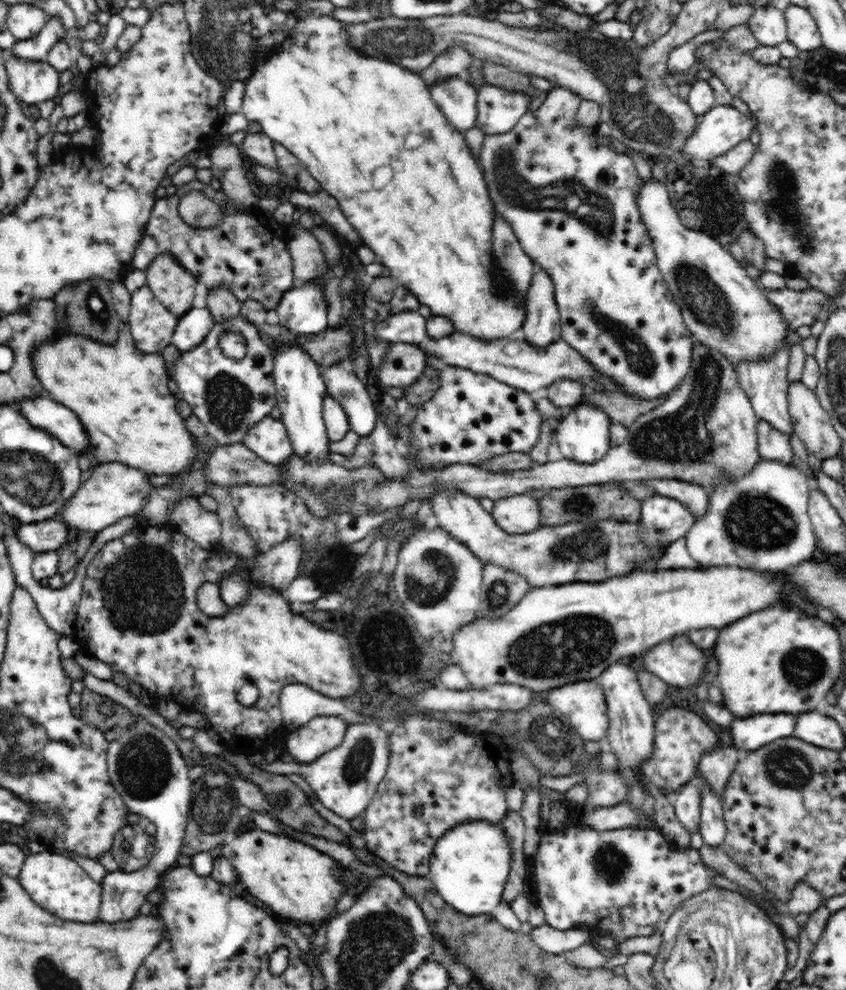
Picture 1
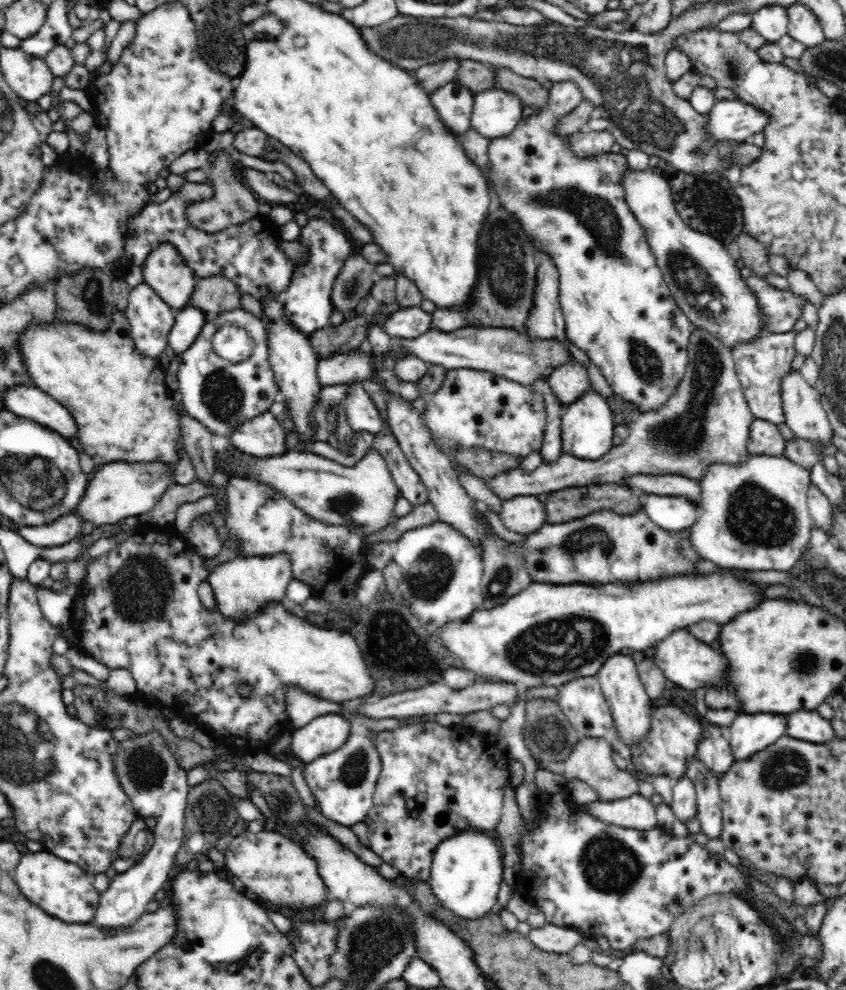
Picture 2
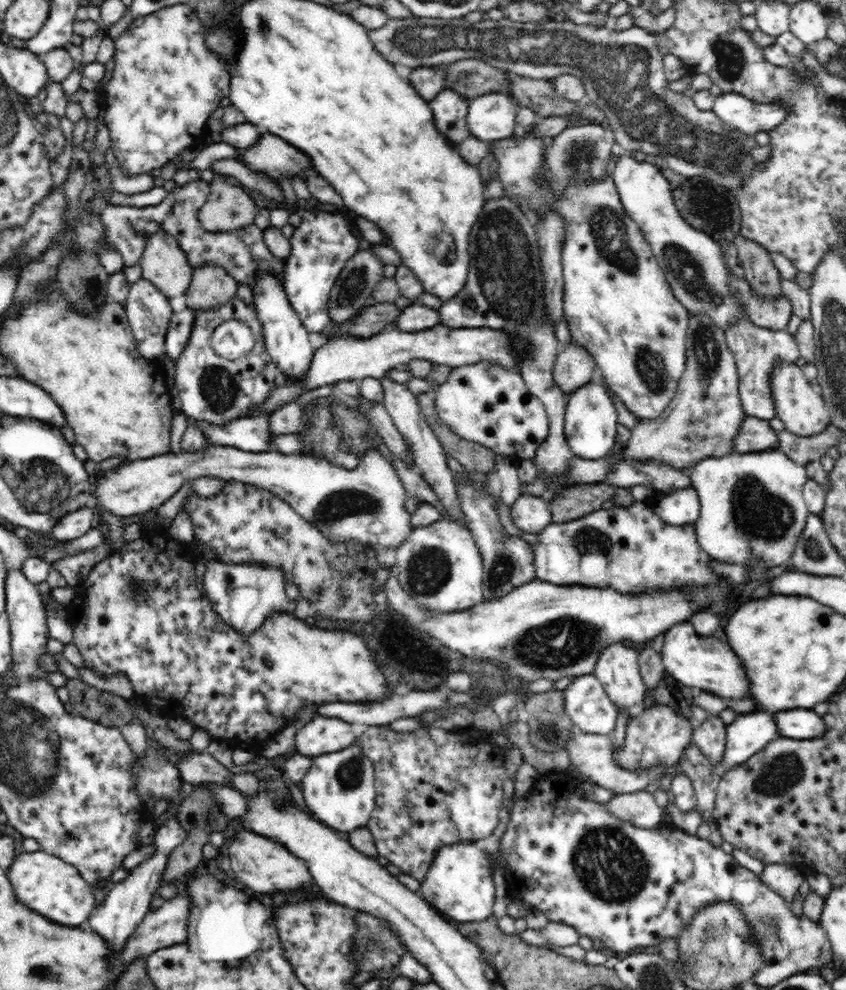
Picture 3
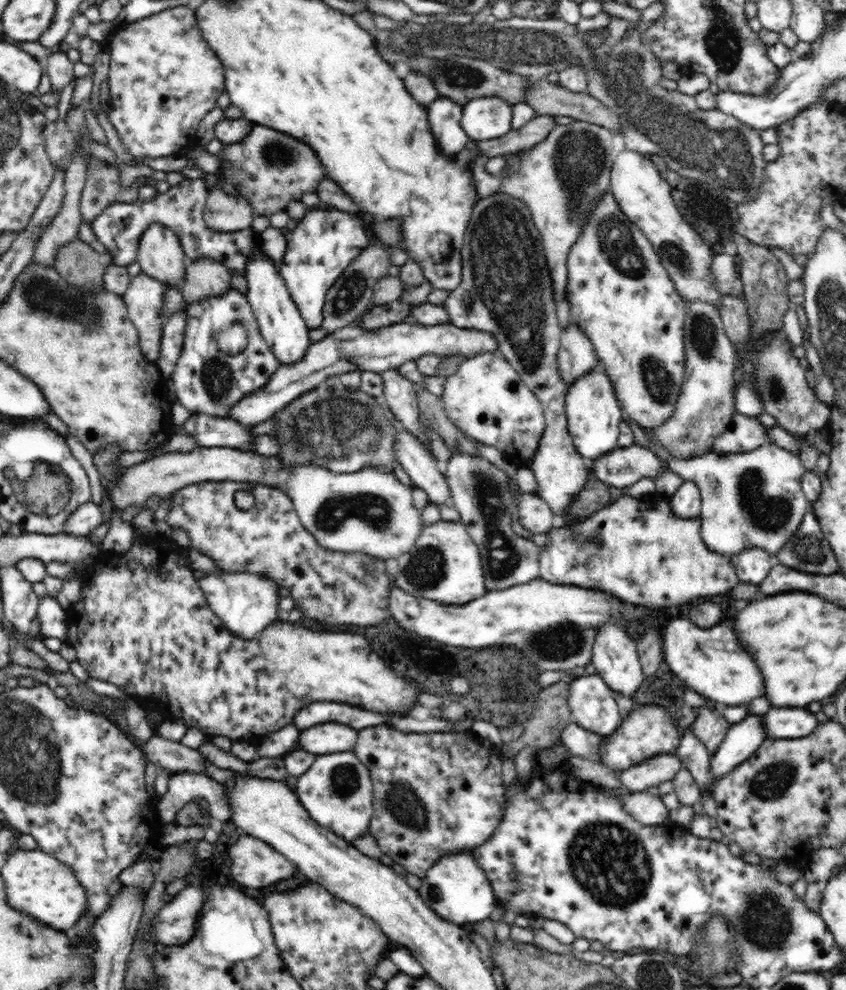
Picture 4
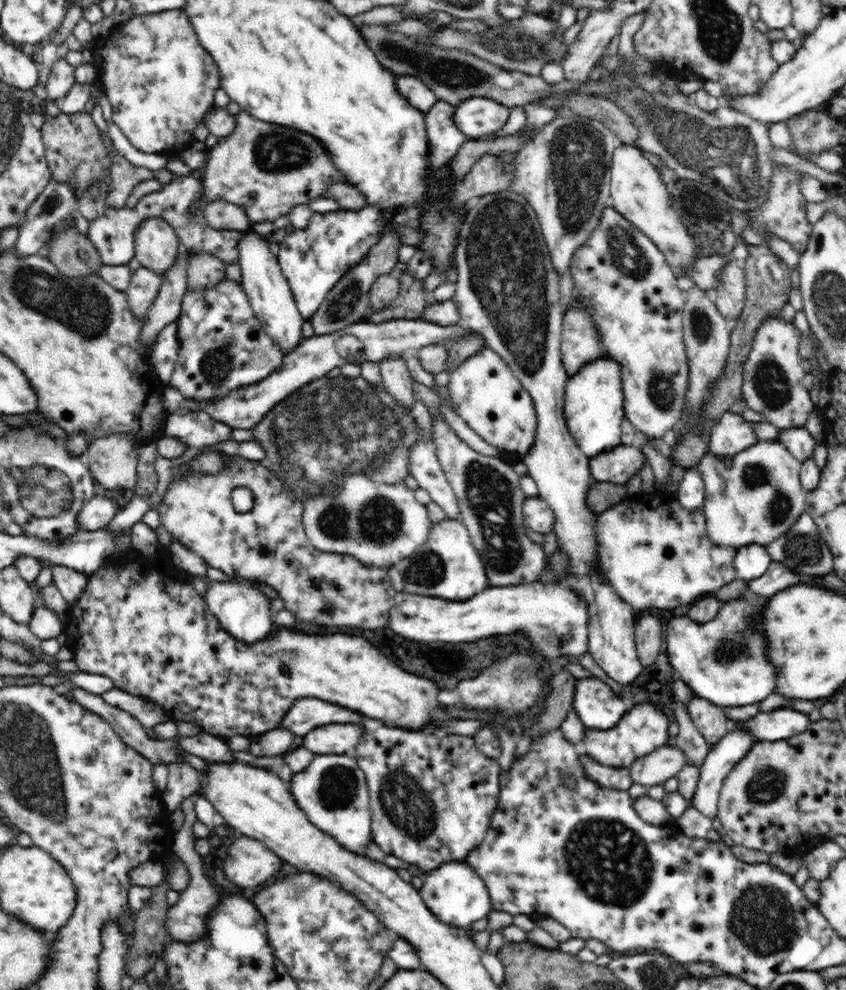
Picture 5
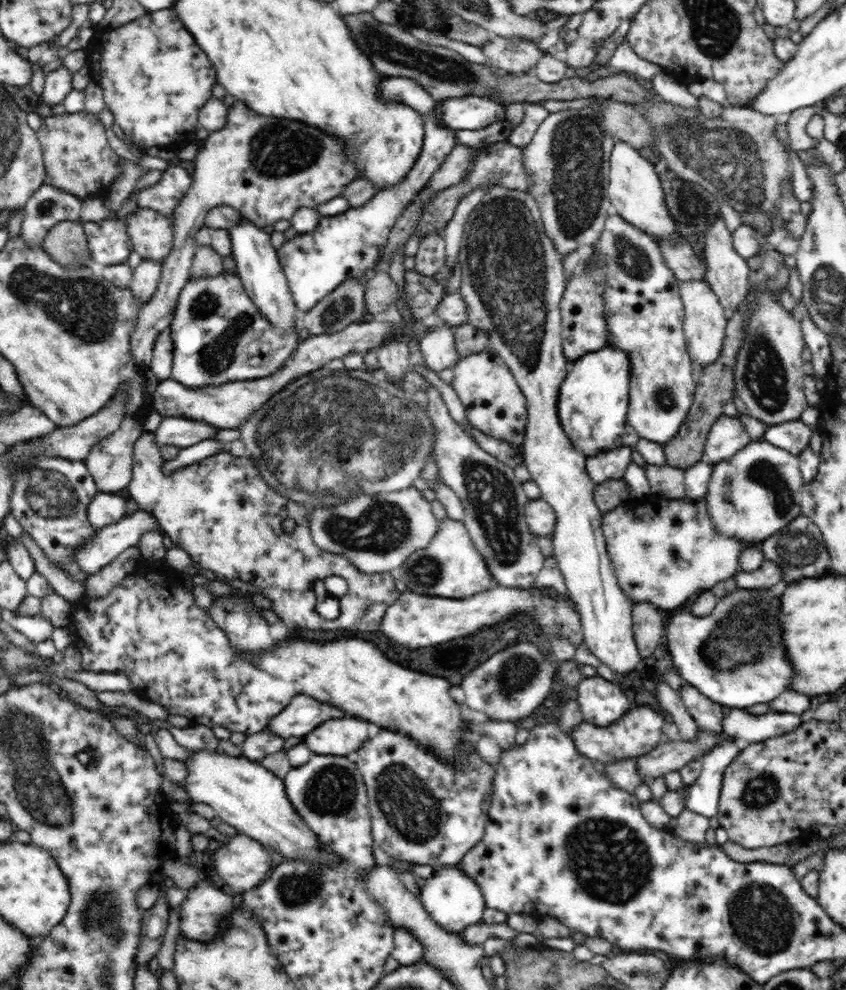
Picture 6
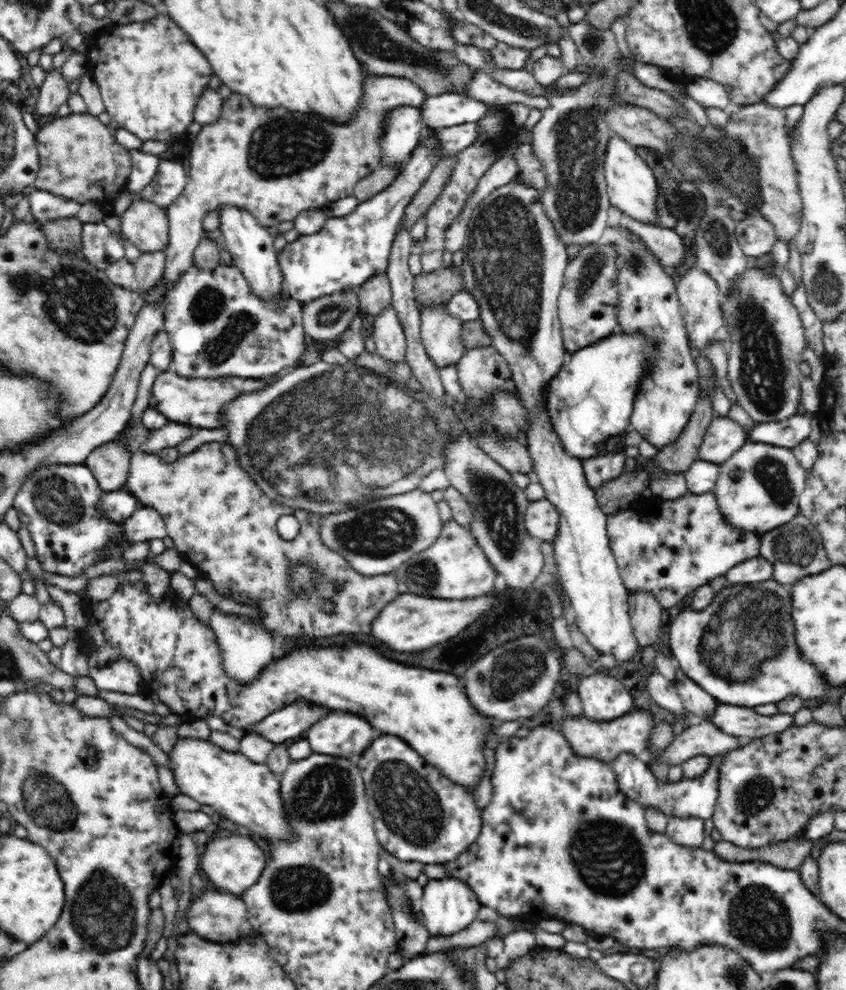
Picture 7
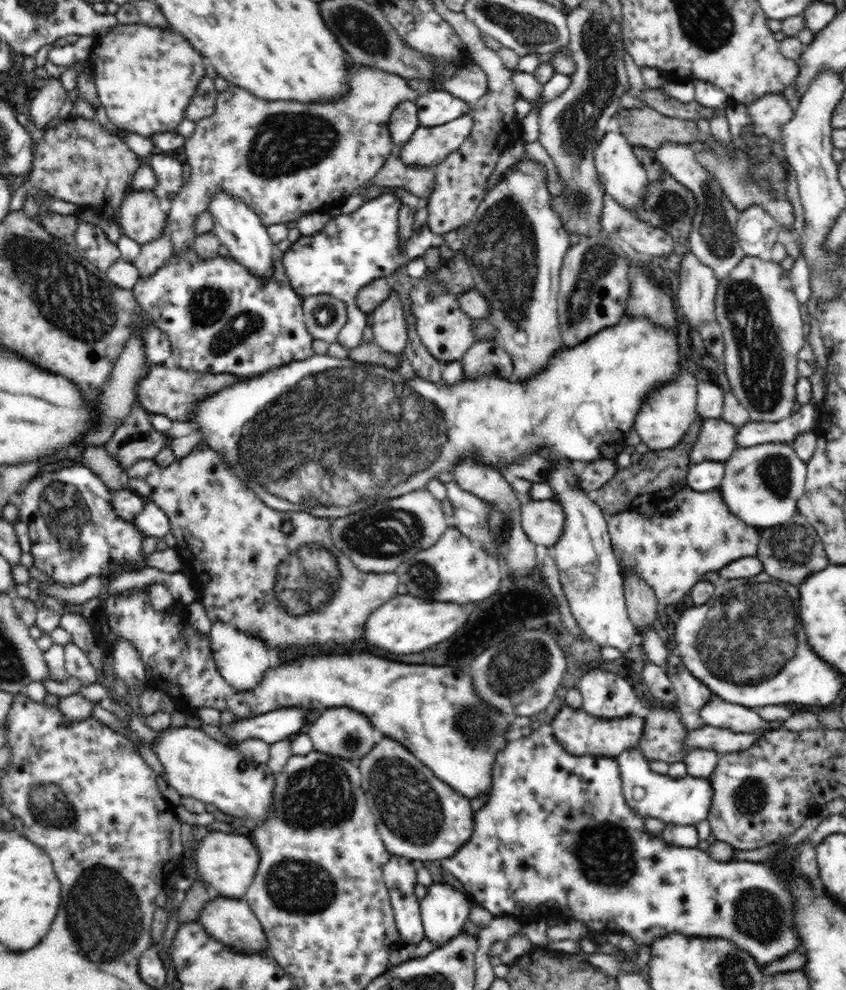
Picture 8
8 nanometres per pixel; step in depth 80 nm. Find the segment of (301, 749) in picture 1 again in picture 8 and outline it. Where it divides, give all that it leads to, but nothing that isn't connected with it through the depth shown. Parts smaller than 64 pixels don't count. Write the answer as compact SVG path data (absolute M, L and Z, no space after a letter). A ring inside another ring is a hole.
M340 706L326 710L310 728L308 728L308 737L312 740L314 751L347 759L363 759L371 752L378 742L381 742L386 736L380 734L378 729L364 716L362 712L350 710L350 706Z

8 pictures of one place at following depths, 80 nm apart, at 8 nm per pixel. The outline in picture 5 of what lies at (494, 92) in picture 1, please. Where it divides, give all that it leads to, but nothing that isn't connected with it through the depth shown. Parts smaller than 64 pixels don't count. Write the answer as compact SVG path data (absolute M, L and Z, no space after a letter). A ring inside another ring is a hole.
M468 98L454 107L456 110L452 119L470 139L502 130L509 119L510 108L490 98Z

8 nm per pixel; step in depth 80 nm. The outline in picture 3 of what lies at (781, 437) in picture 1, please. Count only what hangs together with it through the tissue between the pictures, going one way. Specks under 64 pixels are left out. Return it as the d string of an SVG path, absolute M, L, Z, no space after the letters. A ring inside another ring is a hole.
M746 416L740 432L734 438L734 452L748 454L750 452L764 452L764 450L776 450L778 435L770 427L767 420Z

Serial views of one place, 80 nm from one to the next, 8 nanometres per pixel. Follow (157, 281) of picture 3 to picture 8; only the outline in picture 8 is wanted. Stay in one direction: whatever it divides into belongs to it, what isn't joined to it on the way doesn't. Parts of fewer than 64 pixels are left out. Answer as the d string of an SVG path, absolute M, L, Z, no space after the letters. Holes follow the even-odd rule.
M129 189L116 218L123 233L142 245L160 238L167 214L160 209L159 197L151 190Z

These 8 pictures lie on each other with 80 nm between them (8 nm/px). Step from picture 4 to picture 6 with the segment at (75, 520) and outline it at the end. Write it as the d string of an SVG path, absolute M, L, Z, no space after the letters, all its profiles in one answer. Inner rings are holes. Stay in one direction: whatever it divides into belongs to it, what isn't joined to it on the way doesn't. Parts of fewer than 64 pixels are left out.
M99 492L88 503L88 522L94 528L102 528L111 524L116 524L131 512L133 501L130 497L122 497L114 493Z

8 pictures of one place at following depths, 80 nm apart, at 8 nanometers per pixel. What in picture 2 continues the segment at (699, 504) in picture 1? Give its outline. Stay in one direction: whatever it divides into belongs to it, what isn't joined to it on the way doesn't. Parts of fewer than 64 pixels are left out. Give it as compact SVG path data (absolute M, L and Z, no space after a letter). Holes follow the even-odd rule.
M636 474L626 476L623 484L636 492L662 496L683 496L695 504L700 504L700 485L692 478L679 474Z

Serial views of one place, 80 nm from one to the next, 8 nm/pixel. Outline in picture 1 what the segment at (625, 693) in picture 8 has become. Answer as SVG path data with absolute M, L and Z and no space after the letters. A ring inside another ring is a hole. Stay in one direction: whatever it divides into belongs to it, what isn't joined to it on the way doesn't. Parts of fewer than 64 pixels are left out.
M578 680L550 689L540 701L562 712L585 742L599 741L607 736L607 704L597 680Z

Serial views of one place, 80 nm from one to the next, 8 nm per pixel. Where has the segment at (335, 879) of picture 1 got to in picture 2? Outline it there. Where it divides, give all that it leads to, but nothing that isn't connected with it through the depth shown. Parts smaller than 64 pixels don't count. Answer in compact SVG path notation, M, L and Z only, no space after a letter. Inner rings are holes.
M253 827L229 839L224 851L226 871L235 875L245 887L245 892L260 896L270 904L292 910L316 910L326 902L328 888L318 873L318 863L298 843L278 831Z

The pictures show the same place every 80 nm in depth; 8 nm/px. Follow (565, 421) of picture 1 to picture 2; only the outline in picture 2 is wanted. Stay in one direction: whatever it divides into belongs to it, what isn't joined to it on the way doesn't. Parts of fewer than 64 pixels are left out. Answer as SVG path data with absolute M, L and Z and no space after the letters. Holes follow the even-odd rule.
M588 388L577 402L566 406L561 416L561 441L563 452L584 460L598 460L614 447L614 414L607 404L606 398L595 390Z

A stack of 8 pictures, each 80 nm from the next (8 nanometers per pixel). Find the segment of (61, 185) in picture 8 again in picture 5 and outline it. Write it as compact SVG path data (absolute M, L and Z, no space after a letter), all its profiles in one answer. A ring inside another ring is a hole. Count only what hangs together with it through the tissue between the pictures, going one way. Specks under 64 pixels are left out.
M86 110L74 114L61 112L50 118L45 116L40 135L52 179L70 186L74 192L82 192L93 182L110 178L112 160L110 160L110 152L102 143L101 134L102 131L98 129Z

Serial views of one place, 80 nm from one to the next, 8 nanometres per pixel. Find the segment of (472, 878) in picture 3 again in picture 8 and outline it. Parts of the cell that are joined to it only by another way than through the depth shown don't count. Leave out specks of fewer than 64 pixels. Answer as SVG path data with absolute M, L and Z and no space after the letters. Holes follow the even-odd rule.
M433 883L428 887L426 896L420 900L419 909L421 912L422 927L424 927L424 936L428 942L432 943L435 948L444 946L450 939L454 938L470 916L470 895L455 890L447 883Z

